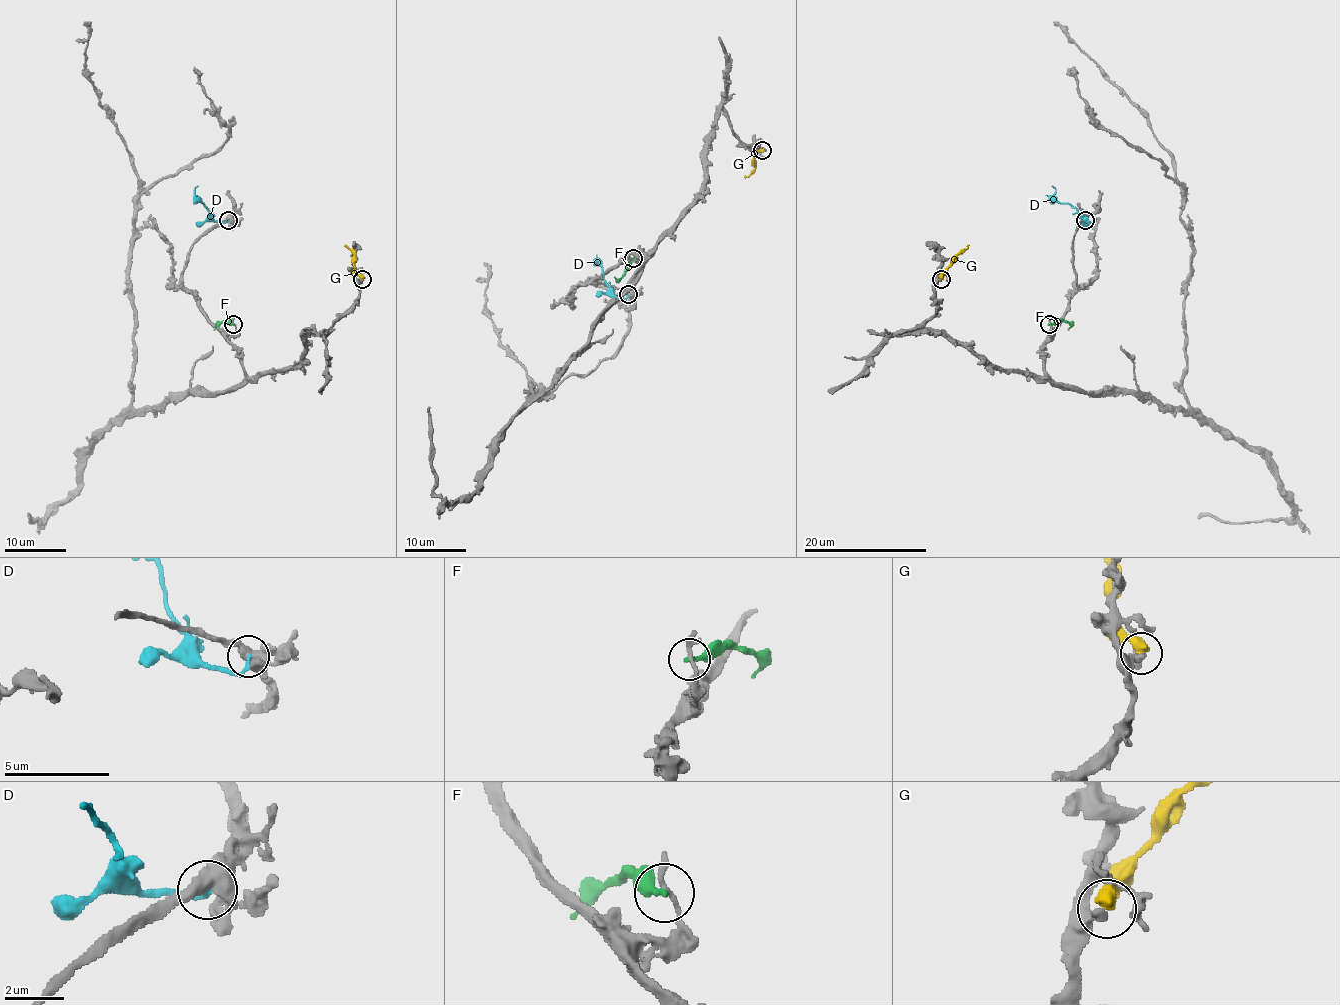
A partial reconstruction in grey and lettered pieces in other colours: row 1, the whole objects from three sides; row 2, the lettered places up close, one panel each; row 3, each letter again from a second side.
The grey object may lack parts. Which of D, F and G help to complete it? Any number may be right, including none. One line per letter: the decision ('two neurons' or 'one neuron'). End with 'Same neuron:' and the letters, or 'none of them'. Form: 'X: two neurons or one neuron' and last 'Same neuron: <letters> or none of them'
D: two neurons
F: two neurons
G: two neurons
Same neuron: none of them

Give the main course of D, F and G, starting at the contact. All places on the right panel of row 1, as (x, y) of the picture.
D: (1084, 221), (1089, 222), (1069, 204), (1061, 204), (1052, 185)
F: (1049, 324), (1066, 320), (1070, 327), (1067, 330)
G: (941, 279), (966, 245)

